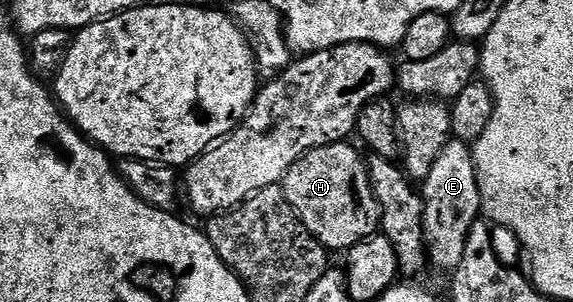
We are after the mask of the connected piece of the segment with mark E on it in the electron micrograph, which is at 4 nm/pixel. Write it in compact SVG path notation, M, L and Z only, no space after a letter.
M452 139L440 151L432 171L421 182L422 229L426 233L428 261L438 269L453 271L464 259L468 235L482 213L480 187L476 175L473 148L465 141Z

